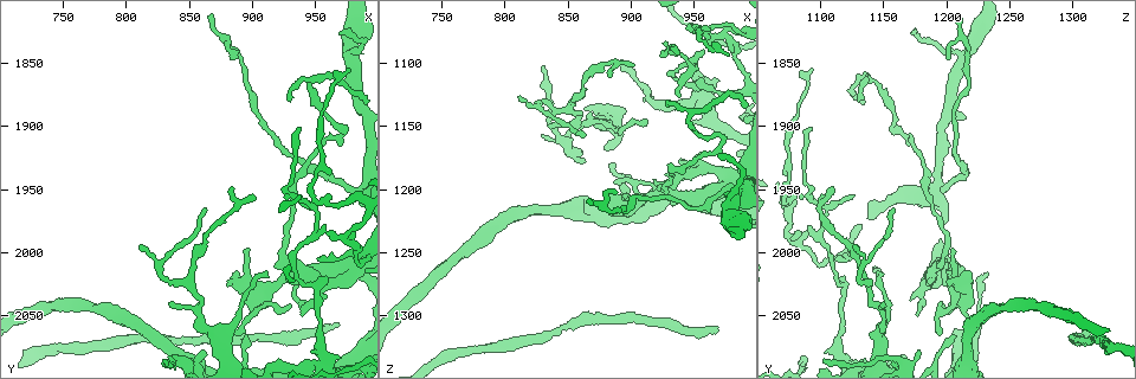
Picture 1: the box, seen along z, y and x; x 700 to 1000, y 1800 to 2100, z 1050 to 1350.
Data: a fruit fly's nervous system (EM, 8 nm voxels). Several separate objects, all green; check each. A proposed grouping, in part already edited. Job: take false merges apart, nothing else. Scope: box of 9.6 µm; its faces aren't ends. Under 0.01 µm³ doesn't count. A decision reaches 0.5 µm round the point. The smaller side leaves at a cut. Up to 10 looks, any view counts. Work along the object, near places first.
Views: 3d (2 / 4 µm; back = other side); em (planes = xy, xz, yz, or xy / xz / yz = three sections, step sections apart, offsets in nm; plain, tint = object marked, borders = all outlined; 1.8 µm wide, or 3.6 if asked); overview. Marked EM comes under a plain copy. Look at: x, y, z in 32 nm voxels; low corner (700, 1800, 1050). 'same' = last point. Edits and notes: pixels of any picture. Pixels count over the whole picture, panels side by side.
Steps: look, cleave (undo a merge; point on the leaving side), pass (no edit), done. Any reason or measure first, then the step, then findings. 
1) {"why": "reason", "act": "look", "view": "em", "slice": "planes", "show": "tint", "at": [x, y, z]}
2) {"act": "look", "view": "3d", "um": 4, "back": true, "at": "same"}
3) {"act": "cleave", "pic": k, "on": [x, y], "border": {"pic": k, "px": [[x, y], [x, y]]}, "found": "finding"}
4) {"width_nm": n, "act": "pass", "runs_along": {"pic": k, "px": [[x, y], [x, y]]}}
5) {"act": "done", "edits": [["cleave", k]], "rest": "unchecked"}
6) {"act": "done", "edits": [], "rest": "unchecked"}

{"why": "sharp bend", "act": "look", "view": "em", "um": 3.6, "slice": "xy", "step": 16, "show": "tint", "at": [928, 1948, 1094]}

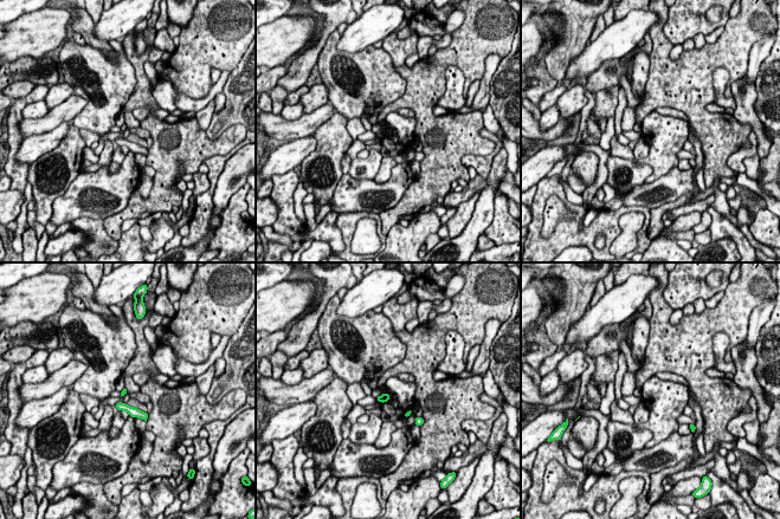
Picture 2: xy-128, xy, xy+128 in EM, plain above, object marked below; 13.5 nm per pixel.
{"why": "cut it another way", "act": "look", "view": "em", "um": 3.6, "slice": "yz", "step": 8, "show": "tint", "at": "same"}

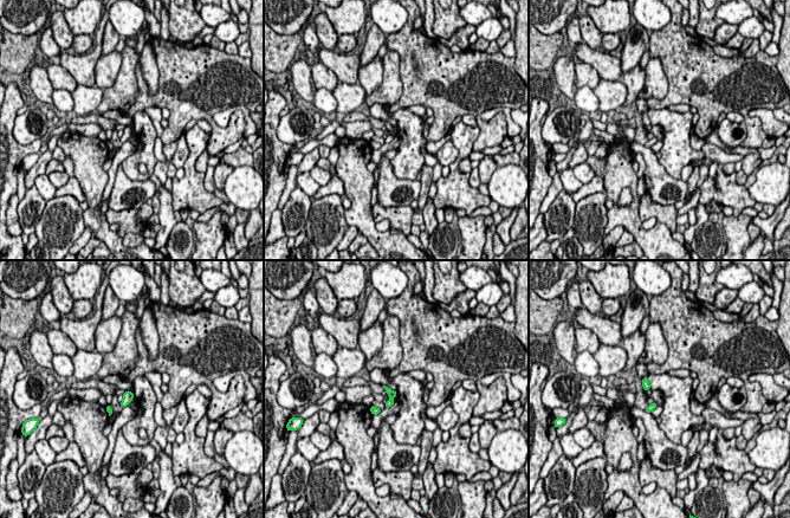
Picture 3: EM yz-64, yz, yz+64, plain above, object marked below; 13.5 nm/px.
{"width_nm": 120, "act": "pass", "found": "continuous, no second neuron"}

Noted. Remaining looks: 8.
{"why": "sharp bend", "act": "look", "view": "3d", "um": 4, "at": [908, 2028, 1206]}

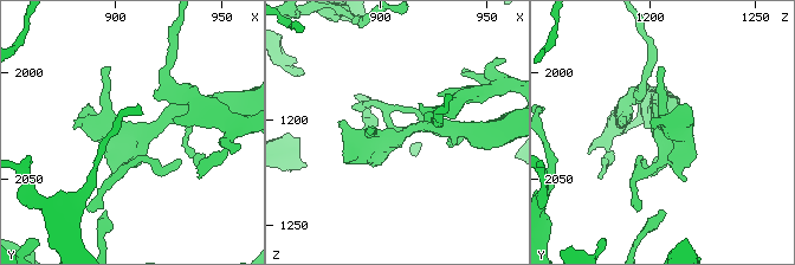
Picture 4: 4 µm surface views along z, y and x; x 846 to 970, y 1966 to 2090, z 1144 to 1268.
{"why": "need the tissue", "act": "look", "view": "em", "slice": "planes", "show": "tint", "at": [909, 2028, 1209]}

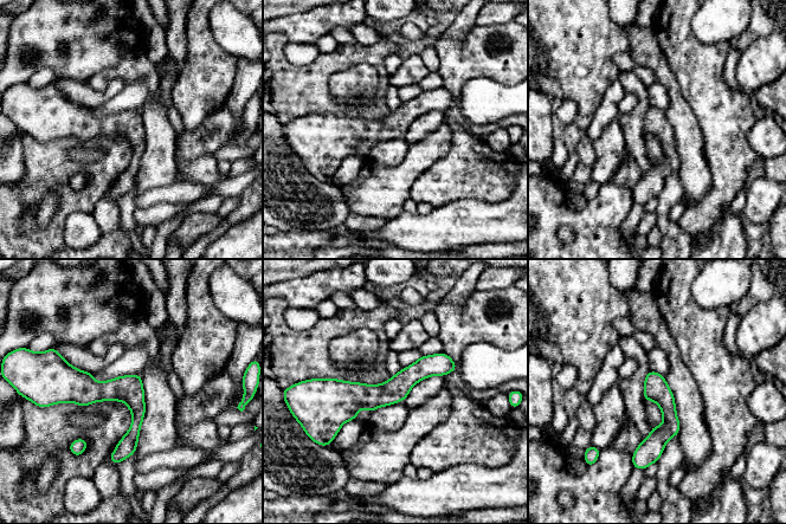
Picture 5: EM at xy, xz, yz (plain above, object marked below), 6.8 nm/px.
{"width_nm": 160, "act": "pass", "found": "all the same neuron"}

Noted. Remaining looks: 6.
{"why": "sharp bend", "act": "look", "view": "em", "slice": "xy", "step": 8, "show": "tint", "at": [972, 1902, 1162]}

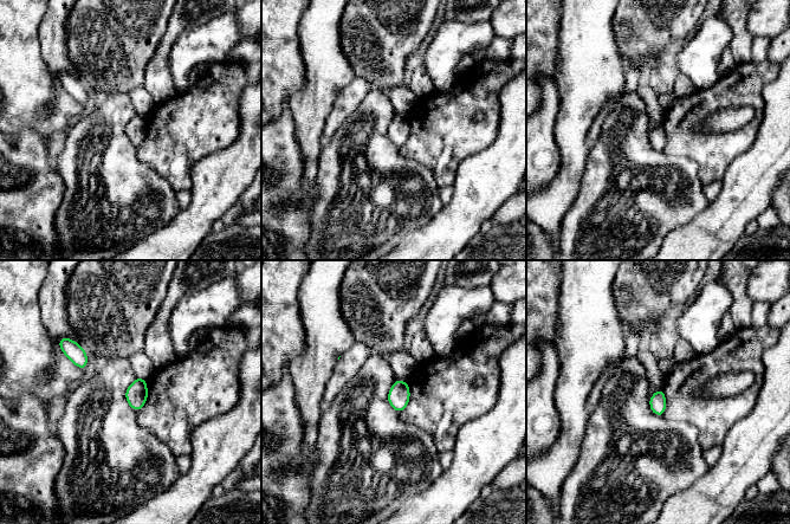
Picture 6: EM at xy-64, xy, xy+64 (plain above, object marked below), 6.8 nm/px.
{"act": "pass", "found": "one neuron here"}

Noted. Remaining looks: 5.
{"why": "sharp bend", "act": "look", "view": "3d", "um": 2, "at": [950, 2026, 1118]}

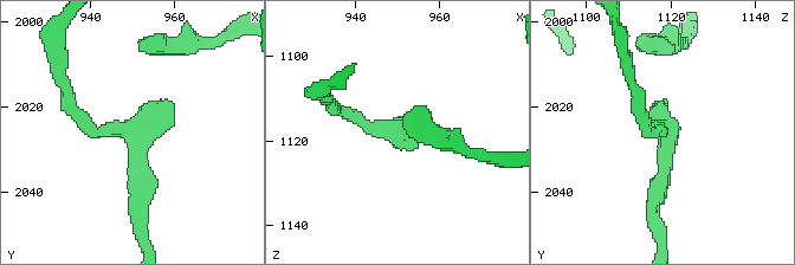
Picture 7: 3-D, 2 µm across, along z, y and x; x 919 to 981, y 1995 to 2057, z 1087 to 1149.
{"why": "shape alone is not enough", "act": "look", "view": "em", "slice": "xz", "step": 8, "show": "tint", "at": [951, 2027, 1118]}

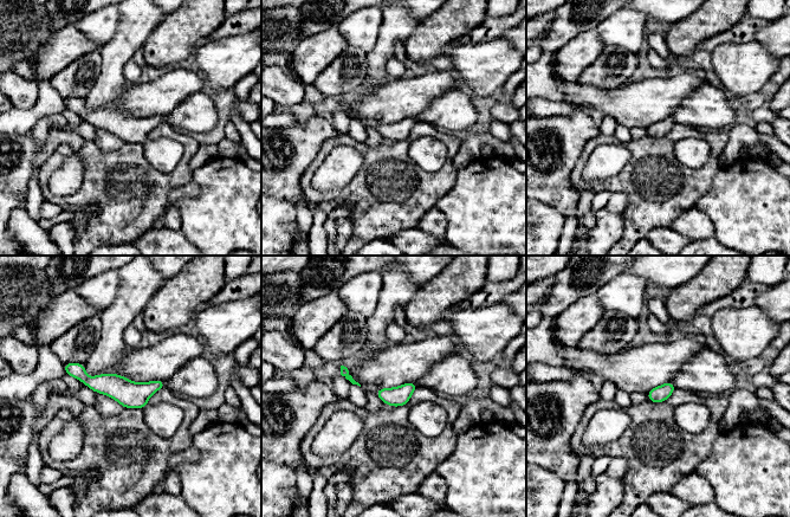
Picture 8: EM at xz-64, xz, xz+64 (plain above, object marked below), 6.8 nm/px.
{"act": "pass", "runs_along": {"pic": 8, "px": [[66, 366], [96, 383], [161, 385]]}, "found": "one neuron here"}

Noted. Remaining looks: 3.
{"act": "done", "edits": [], "rest": "unchecked"}

